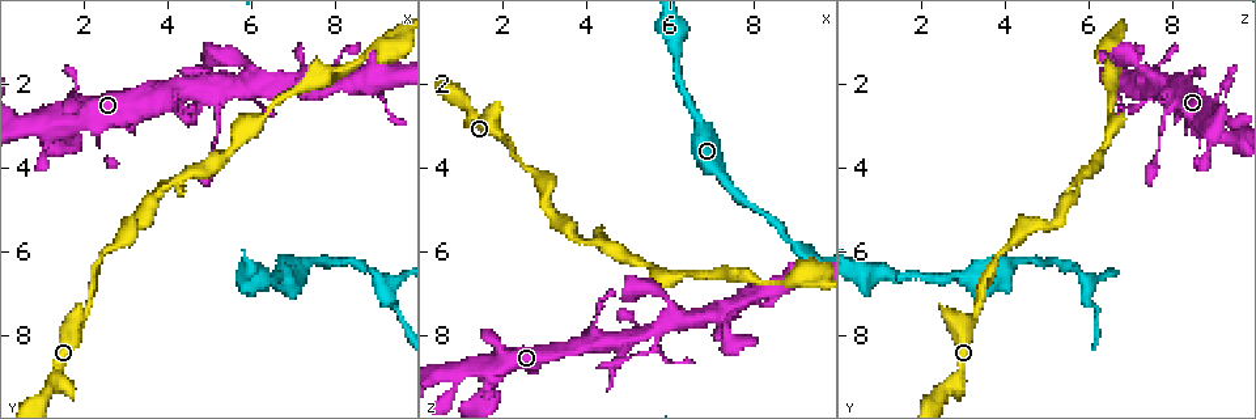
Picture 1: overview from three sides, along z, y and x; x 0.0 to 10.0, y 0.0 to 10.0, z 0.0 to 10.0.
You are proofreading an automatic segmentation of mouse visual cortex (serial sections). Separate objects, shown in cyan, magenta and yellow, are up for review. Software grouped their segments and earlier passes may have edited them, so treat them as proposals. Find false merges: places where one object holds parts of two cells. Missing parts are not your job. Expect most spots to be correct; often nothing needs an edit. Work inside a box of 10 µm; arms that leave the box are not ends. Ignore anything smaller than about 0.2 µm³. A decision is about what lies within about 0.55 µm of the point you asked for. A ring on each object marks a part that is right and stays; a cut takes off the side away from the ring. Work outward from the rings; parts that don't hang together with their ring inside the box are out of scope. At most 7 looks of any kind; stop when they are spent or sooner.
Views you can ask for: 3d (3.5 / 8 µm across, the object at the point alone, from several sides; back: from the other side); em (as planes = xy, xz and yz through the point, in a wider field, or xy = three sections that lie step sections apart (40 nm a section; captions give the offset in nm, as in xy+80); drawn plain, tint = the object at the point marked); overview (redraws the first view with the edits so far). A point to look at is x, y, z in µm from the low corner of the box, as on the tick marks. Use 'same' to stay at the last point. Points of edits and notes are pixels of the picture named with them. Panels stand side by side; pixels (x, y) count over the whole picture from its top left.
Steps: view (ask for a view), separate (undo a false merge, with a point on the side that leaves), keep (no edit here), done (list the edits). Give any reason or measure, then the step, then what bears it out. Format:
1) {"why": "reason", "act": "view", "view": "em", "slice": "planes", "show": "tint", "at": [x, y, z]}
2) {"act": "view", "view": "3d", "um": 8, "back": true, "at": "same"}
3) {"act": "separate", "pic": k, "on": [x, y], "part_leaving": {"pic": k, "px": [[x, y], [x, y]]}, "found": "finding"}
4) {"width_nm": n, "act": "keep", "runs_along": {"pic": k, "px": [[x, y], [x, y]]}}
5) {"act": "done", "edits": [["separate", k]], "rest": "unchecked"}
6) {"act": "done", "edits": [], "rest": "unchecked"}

{"why": "narrows sharply", "act": "view", "view": "3d", "um": 3.5, "at": [5.55, 3.50, 6.40]}

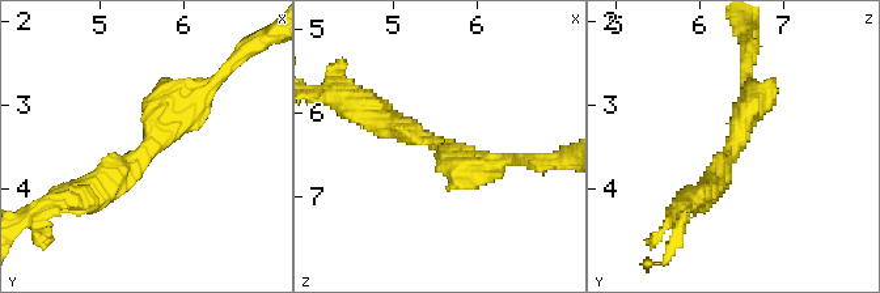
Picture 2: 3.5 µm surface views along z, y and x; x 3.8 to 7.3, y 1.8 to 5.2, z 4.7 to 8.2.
{"act": "view", "view": "em", "slice": "planes", "show": "tint", "at": [5.55, 3.60, 6.40]}

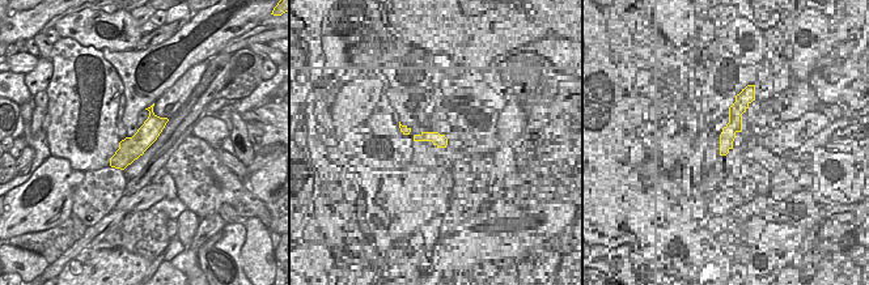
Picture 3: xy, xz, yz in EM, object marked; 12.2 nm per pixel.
{"act": "view", "view": "em", "slice": "xy", "step": 2, "show": "tint", "at": "same"}

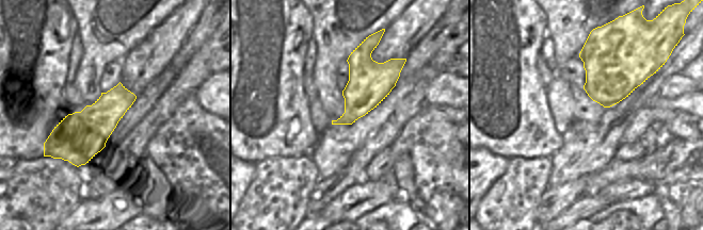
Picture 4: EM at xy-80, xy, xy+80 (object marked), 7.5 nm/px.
{"act": "keep", "runs_along": {"pic": 2, "px": [[77, 192], [118, 177], [206, 92]]}, "found": "all the same cell"}

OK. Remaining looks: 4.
{"act": "view", "view": "3d", "um": 8, "at": [8.35, 1.65, 6.75]}

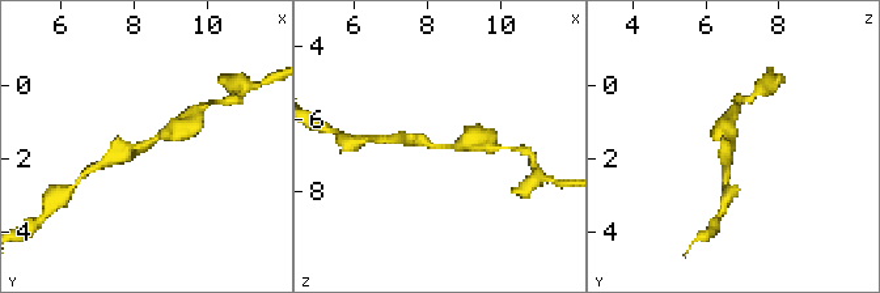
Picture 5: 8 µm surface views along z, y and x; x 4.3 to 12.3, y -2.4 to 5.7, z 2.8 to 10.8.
{"why": "closer look", "act": "view", "view": "3d", "um": 3.5, "at": "same"}

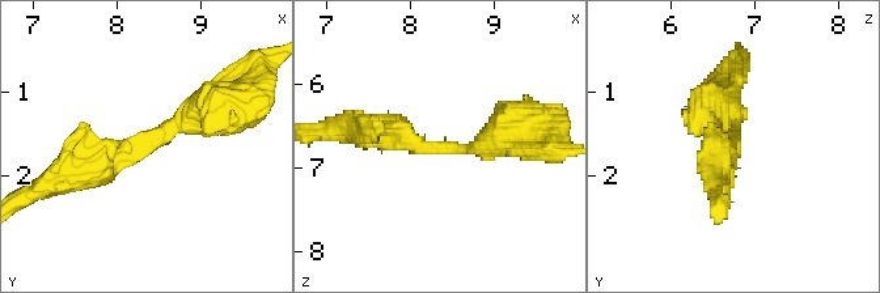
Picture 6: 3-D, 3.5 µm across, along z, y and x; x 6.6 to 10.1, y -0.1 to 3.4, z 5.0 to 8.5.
{"why": "need the tissue", "act": "view", "view": "em", "slice": "xy", "step": 2, "show": "tint", "at": [8.30, 1.65, 6.75]}

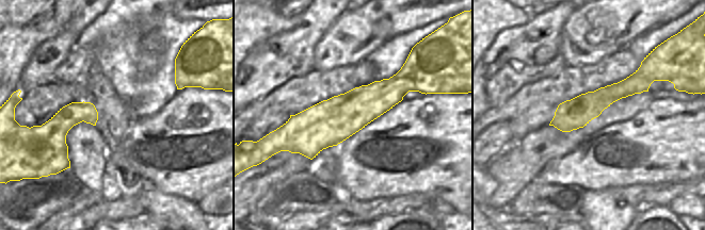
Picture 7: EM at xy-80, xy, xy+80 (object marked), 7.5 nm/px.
{"act": "keep", "runs_along": {"pic": 6, "px": [[64, 170], [148, 147], [216, 106]]}, "found": "all the same cell"}

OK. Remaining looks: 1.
{"act": "done", "edits": [], "rest": "unchecked"}

